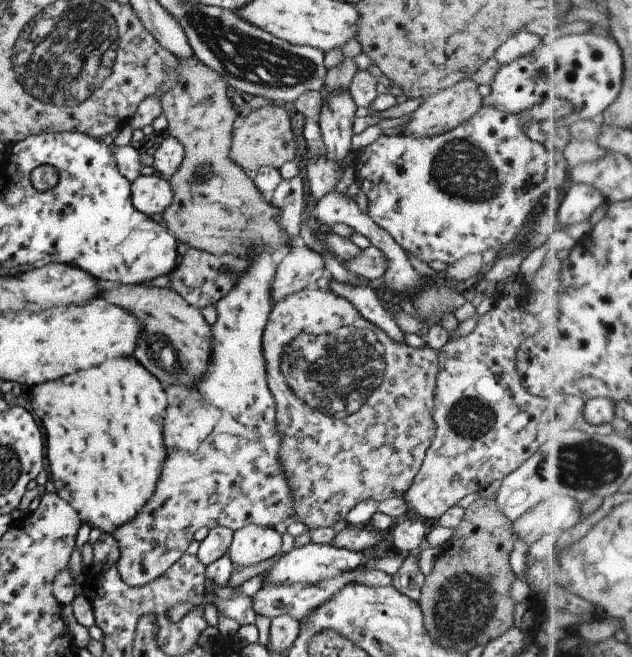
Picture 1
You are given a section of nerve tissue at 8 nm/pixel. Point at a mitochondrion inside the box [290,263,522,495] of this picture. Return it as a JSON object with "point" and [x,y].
{"point":[470,418]}

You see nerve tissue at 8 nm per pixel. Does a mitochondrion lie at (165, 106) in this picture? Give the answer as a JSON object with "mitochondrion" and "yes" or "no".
{"mitochondrion":"no"}

